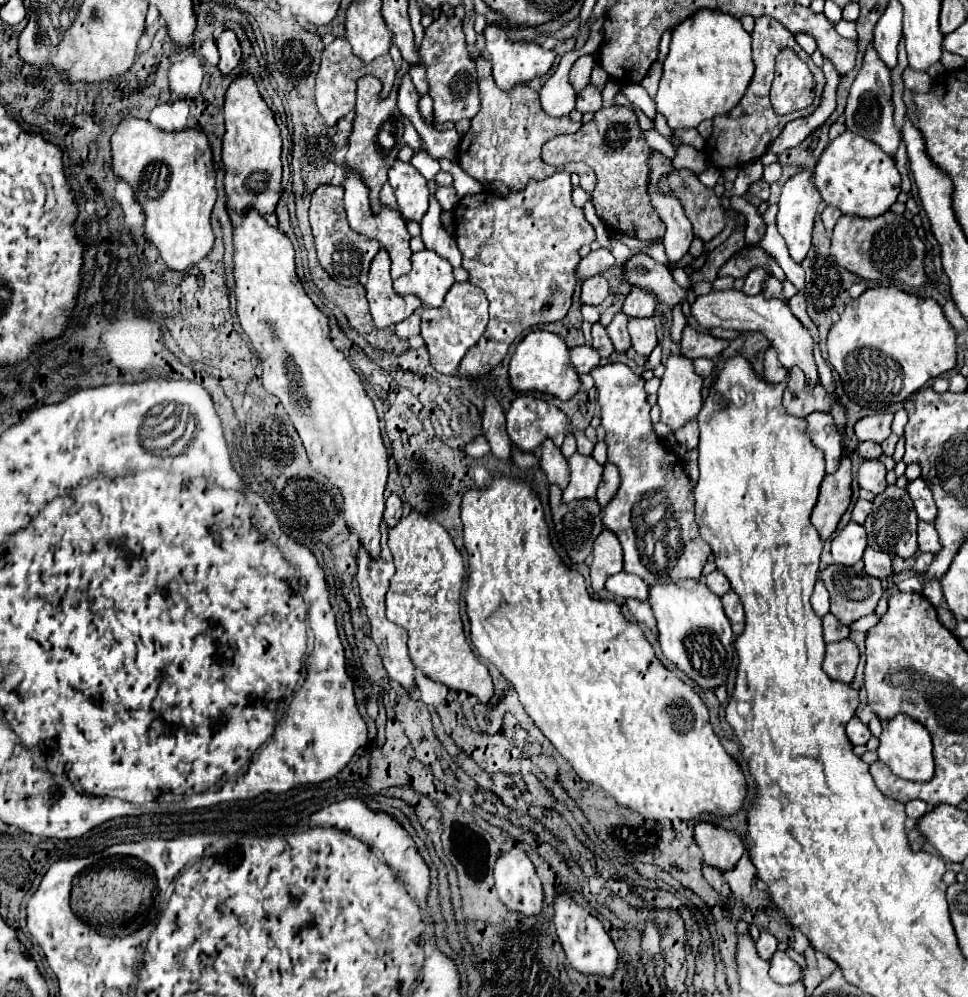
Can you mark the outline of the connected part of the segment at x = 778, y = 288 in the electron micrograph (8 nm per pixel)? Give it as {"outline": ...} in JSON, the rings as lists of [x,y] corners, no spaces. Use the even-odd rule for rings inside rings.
{"outline":[[[770,276],[770,278],[766,280],[762,292],[764,292],[766,296],[780,296],[780,298],[782,298],[782,282],[776,280],[774,276]]]}

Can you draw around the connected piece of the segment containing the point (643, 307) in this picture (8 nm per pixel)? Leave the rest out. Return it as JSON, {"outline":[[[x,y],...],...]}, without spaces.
{"outline":[[[634,286],[624,300],[622,312],[628,318],[650,318],[654,316],[654,306],[656,306],[656,296]]]}

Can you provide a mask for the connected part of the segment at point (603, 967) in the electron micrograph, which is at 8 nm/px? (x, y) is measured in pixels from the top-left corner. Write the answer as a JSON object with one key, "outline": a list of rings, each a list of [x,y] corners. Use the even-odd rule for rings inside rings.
{"outline":[[[560,894],[556,898],[556,914],[554,914],[554,924],[556,924],[556,934],[564,946],[564,952],[568,956],[568,962],[572,964],[574,970],[586,974],[586,976],[600,976],[600,978],[612,978],[616,968],[618,968],[618,952],[610,936],[606,934],[602,922],[590,912],[570,900],[568,894]]]}

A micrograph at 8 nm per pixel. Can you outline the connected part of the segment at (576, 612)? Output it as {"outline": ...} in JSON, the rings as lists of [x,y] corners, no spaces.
{"outline":[[[494,476],[492,484],[486,486],[484,490],[472,488],[464,492],[462,498],[462,524],[464,524],[464,546],[470,554],[470,578],[468,578],[468,590],[466,590],[466,612],[470,620],[470,638],[472,644],[476,646],[478,654],[492,662],[500,674],[514,686],[514,690],[520,696],[520,702],[526,710],[526,714],[534,720],[534,724],[542,730],[542,734],[554,744],[554,748],[572,764],[574,772],[580,776],[584,782],[592,782],[608,796],[612,796],[620,806],[644,816],[646,820],[698,820],[702,814],[710,814],[714,818],[730,818],[744,806],[748,782],[738,768],[736,760],[724,750],[720,738],[716,736],[710,718],[708,718],[708,708],[696,694],[696,690],[690,684],[684,684],[674,672],[666,670],[662,662],[654,656],[654,650],[650,642],[644,638],[642,630],[628,622],[622,614],[620,608],[614,602],[602,602],[594,600],[588,590],[586,582],[578,572],[570,572],[556,550],[550,544],[550,530],[544,520],[544,510],[538,500],[538,496],[532,492],[532,488],[524,482],[516,482],[504,476]]]}

